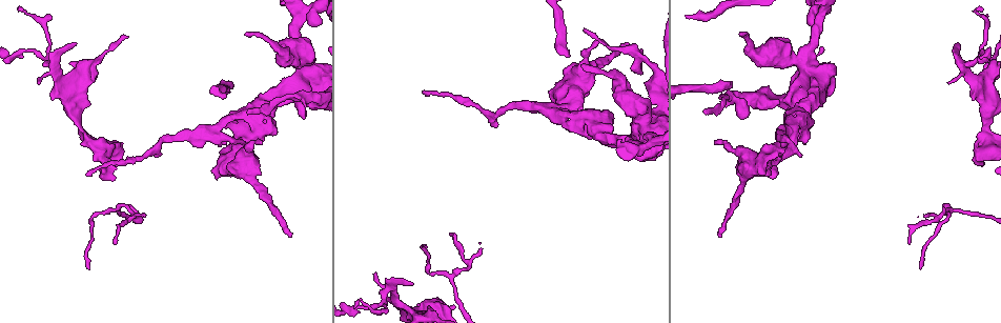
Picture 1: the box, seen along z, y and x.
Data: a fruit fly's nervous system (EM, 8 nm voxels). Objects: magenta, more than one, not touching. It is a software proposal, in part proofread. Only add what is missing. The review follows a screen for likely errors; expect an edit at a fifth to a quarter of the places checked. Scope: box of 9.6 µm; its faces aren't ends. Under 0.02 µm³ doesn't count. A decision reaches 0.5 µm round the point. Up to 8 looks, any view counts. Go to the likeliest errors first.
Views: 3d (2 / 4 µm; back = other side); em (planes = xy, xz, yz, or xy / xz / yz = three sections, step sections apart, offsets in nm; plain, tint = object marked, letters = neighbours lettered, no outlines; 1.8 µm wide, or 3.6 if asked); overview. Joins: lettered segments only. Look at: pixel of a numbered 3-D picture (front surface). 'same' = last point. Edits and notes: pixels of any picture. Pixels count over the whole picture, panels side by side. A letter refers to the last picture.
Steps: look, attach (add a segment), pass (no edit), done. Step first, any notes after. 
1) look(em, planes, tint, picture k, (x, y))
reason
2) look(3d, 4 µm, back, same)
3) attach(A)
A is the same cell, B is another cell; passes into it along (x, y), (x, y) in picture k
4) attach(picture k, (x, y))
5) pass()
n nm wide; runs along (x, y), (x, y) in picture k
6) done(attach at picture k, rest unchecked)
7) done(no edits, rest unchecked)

look(3d, 2 µm, picture 1, (730, 83))
free end

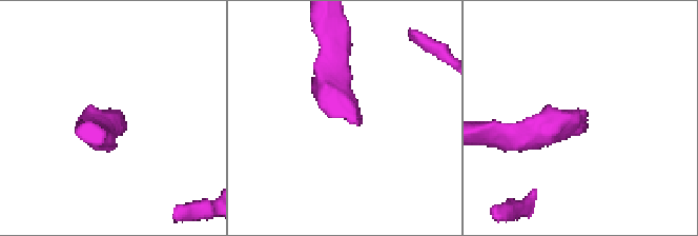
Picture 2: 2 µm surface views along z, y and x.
look(em, planes, plain, picture 2, (362, 121))
shape alone is not enough

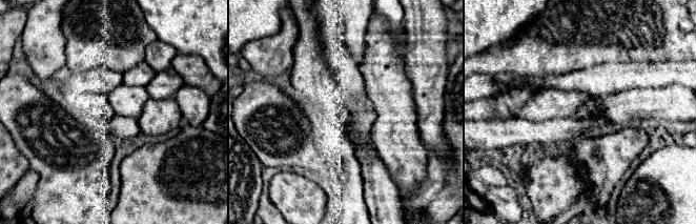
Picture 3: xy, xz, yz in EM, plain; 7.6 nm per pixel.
look(em, planes, letters, same)
what lies round it

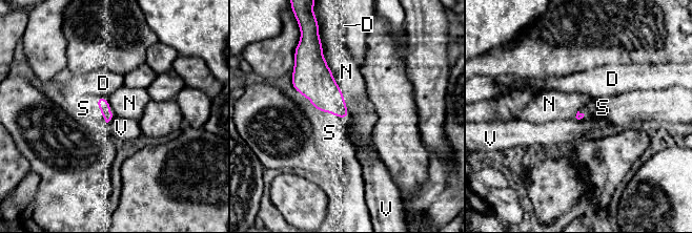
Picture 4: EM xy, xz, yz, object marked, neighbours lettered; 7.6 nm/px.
attach(picture 4, (83, 108))
S is the same cell, D, N and V are other cells; it goes on there

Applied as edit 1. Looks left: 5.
look(3d, 4 µm, picture 1, (54, 68))
sharp bend

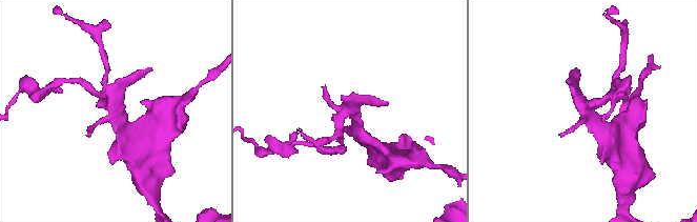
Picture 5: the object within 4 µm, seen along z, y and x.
look(em, planes, tint, picture 5, (583, 108))
shape alone is not enough

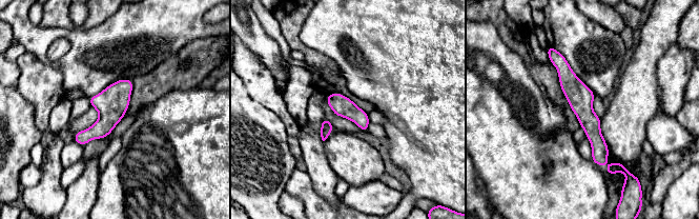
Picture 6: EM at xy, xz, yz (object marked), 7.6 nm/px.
look(em, planes, letters, same)

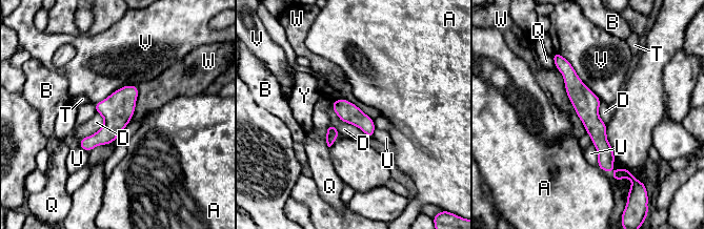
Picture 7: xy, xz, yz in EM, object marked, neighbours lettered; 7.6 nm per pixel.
pass()
A, B, D, Q, T, U, V, W and Y are other cells; none of them fits

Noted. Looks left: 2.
look(em, planes, letters, picture 1, (820, 18))

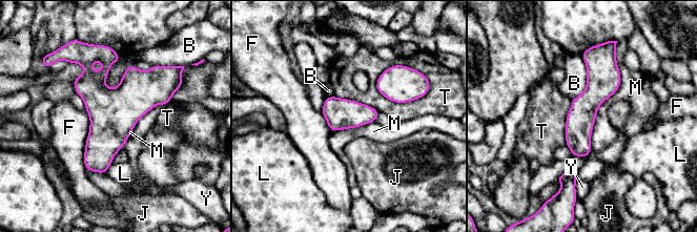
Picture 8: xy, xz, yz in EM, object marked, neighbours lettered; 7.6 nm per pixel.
pass()
B, F, J, L, M, T and Y are other cells; none of them fits

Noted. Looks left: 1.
done(attach at picture 4, rest unchecked)

